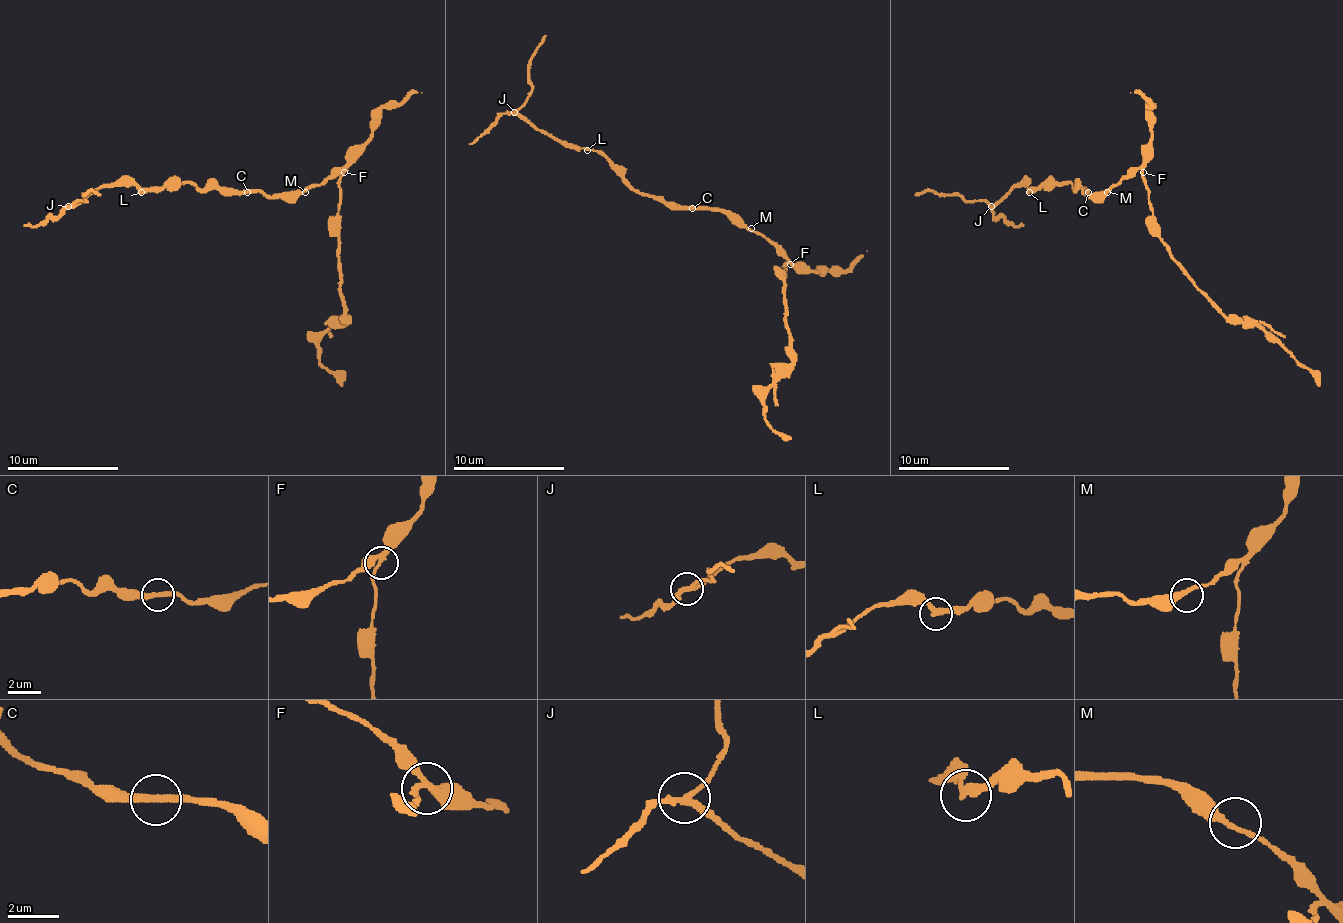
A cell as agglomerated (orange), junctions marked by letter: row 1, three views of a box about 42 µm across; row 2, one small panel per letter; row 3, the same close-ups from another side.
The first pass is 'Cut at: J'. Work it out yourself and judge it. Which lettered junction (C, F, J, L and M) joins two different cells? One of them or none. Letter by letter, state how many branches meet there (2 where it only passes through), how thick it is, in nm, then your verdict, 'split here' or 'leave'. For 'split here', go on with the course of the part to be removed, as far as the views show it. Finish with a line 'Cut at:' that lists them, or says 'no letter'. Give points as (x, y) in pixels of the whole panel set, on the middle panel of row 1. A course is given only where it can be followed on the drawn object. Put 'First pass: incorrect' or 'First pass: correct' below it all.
C: 2 | 240 nm | leave
F: 3 | 200 nm | leave
J: 3 | 240 nm | split here | (514, 111), (531, 89), (528, 61), (545, 36)
L: 2 | 240 nm | leave
M: 2 | 240 nm | leave
Cut at: J
First pass: correct

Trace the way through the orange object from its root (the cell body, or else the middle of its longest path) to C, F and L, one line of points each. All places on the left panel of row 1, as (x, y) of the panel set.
C: (302, 189), (280, 194), (247, 192)
F: (302, 189), (319, 186), (339, 169), (344, 172)
L: (302, 189), (264, 194), (261, 192), (197, 189), (191, 183), (163, 183), (158, 189), (141, 192)

